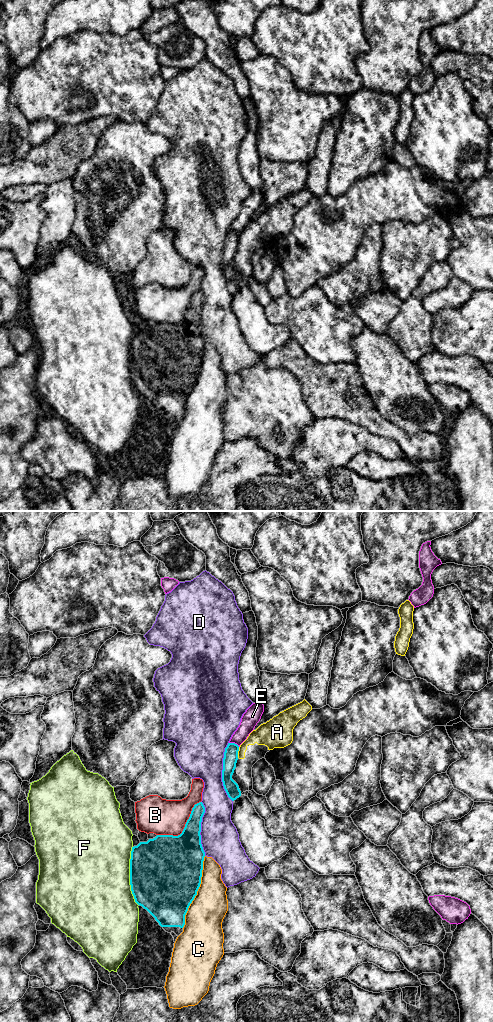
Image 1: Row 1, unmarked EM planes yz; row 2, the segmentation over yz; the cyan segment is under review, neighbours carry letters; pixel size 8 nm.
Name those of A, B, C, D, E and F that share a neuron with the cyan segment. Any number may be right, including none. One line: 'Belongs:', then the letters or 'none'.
Belongs: A

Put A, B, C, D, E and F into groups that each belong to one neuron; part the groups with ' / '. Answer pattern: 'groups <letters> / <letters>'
groups A / B / C / D / E / F

